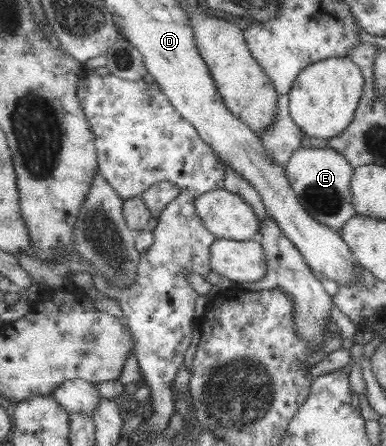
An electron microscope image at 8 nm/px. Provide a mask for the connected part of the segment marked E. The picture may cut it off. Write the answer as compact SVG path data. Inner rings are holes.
M330 146L297 150L287 166L287 174L303 205L325 225L342 231L359 211L355 205L352 181L357 167L344 154Z

